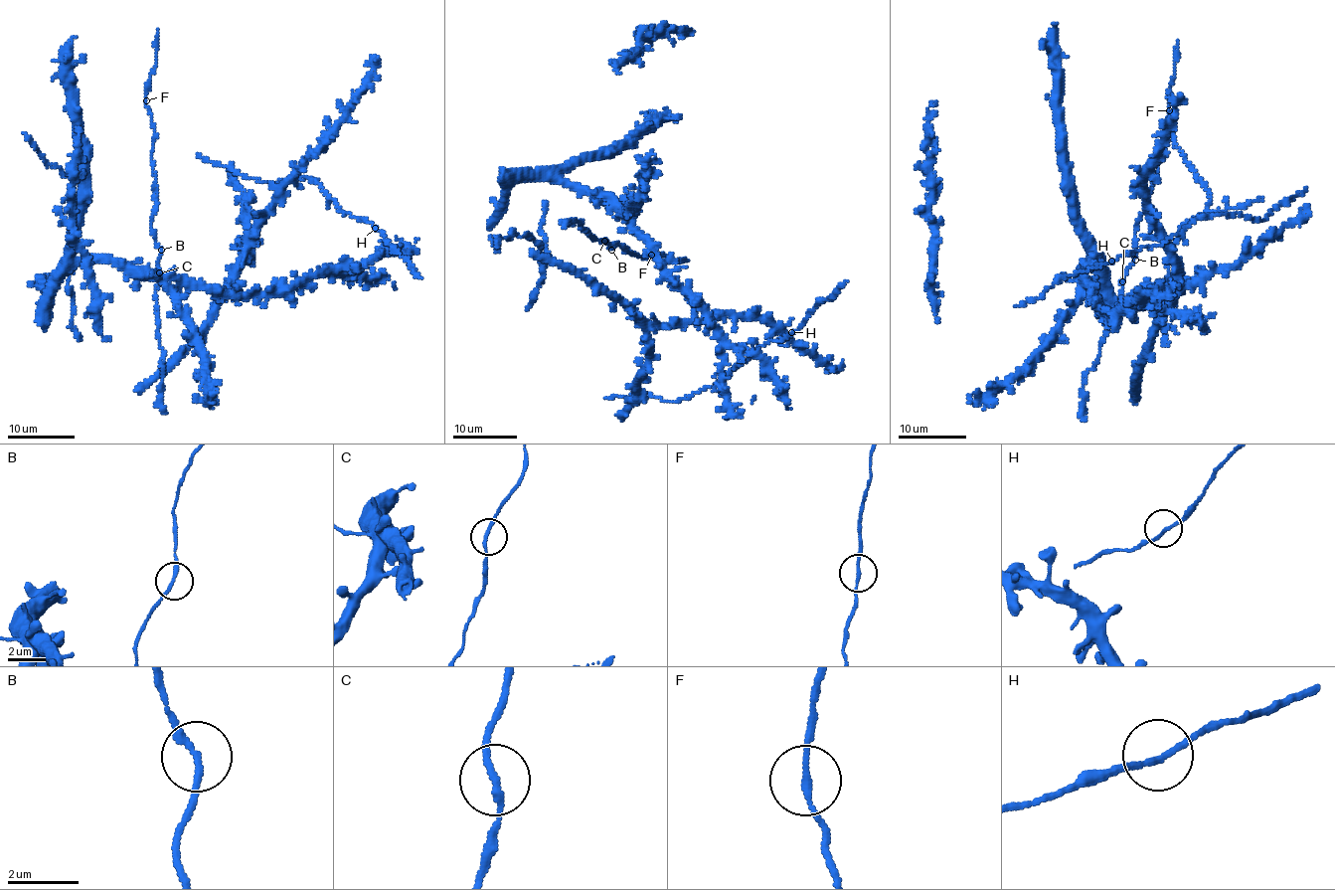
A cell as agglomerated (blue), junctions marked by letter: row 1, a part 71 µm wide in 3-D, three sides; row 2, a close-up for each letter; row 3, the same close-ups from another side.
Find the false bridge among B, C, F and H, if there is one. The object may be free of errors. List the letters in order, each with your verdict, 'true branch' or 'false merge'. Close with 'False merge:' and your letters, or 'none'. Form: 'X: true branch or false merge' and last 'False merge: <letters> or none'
B: true branch
C: true branch
F: true branch
H: true branch
False merge: none

